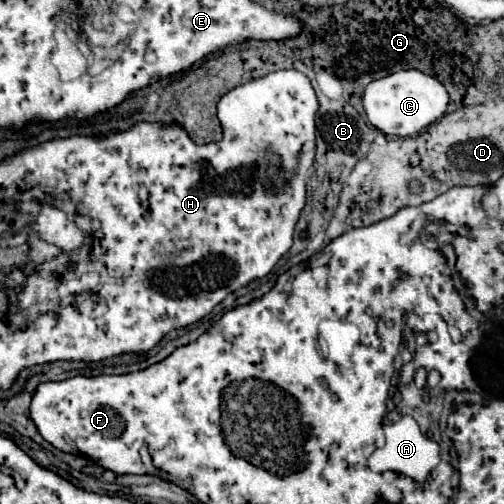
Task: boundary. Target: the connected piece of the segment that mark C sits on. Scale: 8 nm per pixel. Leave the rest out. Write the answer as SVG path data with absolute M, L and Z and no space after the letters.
M400 70L394 74L388 74L384 78L372 80L364 90L364 110L368 116L368 122L376 126L380 132L390 136L416 136L436 120L440 120L446 112L446 106L450 102L450 96L442 82L438 82L434 76L428 76L420 70Z

